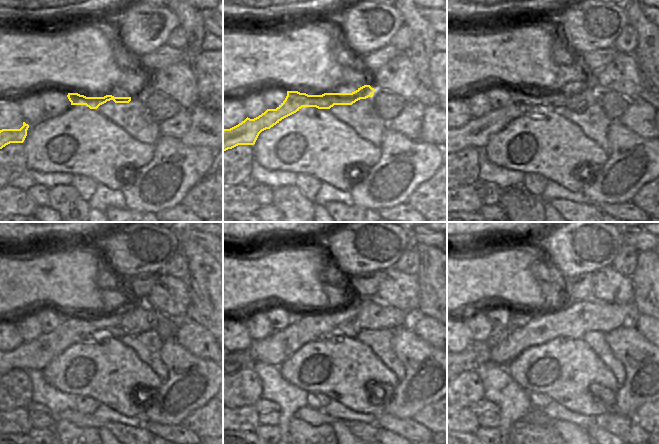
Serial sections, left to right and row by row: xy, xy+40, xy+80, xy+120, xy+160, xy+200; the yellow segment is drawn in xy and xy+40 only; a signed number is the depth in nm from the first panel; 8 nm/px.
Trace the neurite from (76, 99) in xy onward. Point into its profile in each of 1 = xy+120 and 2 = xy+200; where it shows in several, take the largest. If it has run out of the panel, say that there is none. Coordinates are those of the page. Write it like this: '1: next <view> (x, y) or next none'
1: next xy+120 (136, 317)
2: next xy+200 (574, 320)

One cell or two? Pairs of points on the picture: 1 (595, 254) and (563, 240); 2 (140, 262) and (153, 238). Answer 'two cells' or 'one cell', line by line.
1: one cell
2: one cell

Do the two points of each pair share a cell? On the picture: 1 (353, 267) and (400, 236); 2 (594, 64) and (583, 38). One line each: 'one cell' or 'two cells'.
1: one cell
2: two cells

